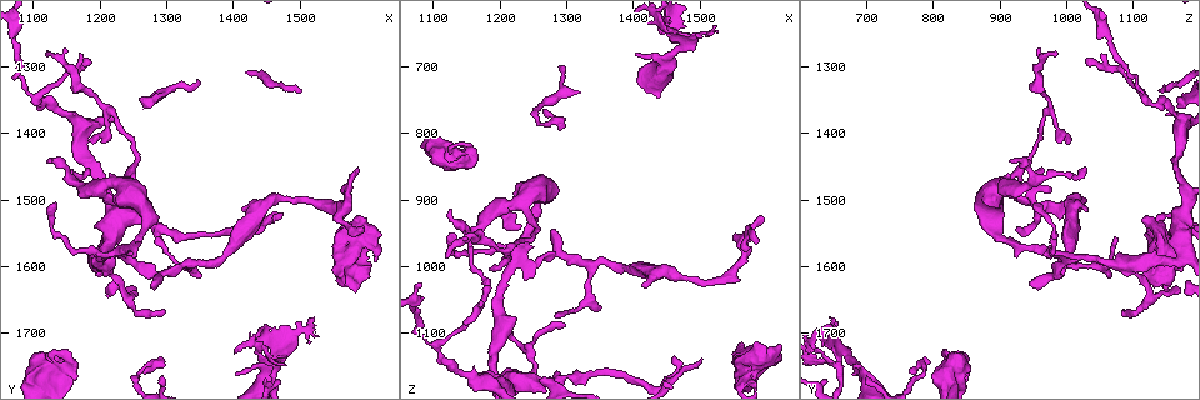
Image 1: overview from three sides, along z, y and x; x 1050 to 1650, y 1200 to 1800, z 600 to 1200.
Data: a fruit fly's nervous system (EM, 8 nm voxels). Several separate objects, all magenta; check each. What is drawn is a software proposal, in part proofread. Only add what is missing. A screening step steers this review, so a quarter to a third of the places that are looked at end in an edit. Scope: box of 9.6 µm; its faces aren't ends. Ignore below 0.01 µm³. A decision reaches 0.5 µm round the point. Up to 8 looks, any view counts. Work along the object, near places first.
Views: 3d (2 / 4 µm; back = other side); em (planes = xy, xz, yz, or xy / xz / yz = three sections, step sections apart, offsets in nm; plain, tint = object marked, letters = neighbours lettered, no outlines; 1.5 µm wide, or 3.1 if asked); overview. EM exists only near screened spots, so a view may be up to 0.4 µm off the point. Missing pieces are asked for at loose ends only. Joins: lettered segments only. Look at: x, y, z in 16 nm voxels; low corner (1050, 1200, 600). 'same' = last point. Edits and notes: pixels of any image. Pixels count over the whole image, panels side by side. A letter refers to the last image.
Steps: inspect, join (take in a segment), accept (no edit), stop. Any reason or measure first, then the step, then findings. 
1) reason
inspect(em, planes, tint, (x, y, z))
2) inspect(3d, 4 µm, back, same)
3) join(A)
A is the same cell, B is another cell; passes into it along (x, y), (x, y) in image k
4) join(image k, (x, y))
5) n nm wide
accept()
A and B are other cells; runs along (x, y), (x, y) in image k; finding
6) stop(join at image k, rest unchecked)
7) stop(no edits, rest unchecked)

inspect(em, xy, step 8, letters, (1295, 1740, 790))

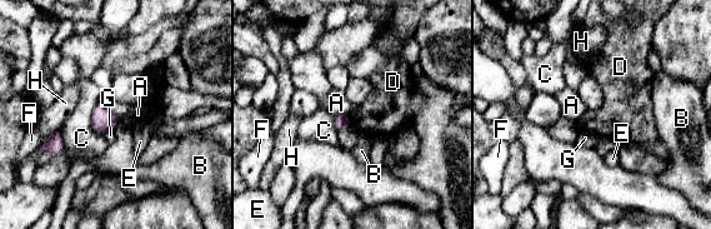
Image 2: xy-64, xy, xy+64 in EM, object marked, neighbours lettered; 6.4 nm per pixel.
another direction
inspect(em, planes, letters, same)

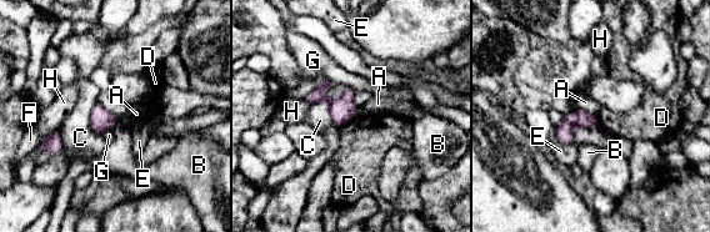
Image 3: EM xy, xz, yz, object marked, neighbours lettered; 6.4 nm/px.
G touches over 190 nm
accept()
A, B, C, D, E, F, G and H are other cells; none of them fits

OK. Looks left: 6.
inspect(3d, 4 µm, (1465, 1770, 640))

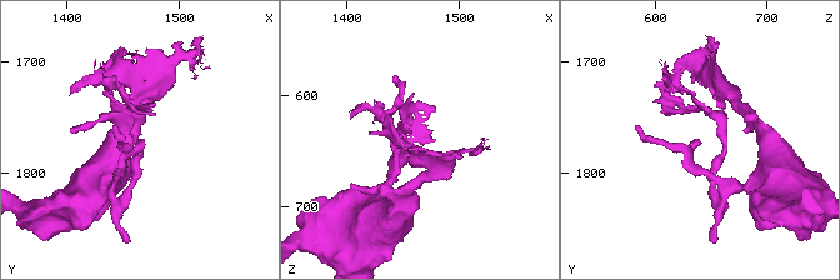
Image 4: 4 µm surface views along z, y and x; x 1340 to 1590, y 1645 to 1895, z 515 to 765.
need the tissue
inspect(em, planes, letters, (1466, 1770, 636))

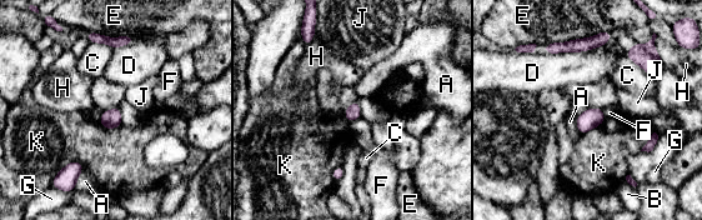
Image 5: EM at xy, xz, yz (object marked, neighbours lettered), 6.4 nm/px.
100 nm wide
accept()
A, B, C, D, E, F, G, H, J and K are other cells; border along (360, 116), (350, 123) in image 5; none of them fits

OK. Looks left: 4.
an open end
inspect(em, planes, letters, (1280, 1630, 950))

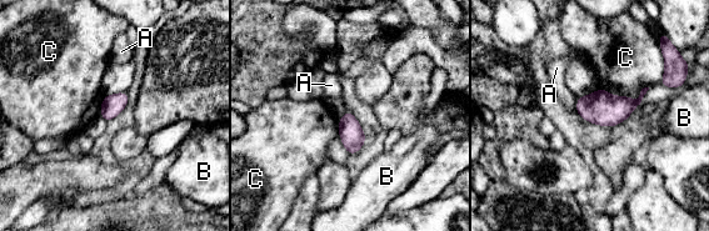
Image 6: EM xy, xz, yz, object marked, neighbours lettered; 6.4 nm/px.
C touches over 320 nm
accept()
A, B and C are other cells; none of them fits

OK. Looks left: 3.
stop(no edits, rest unchecked)

